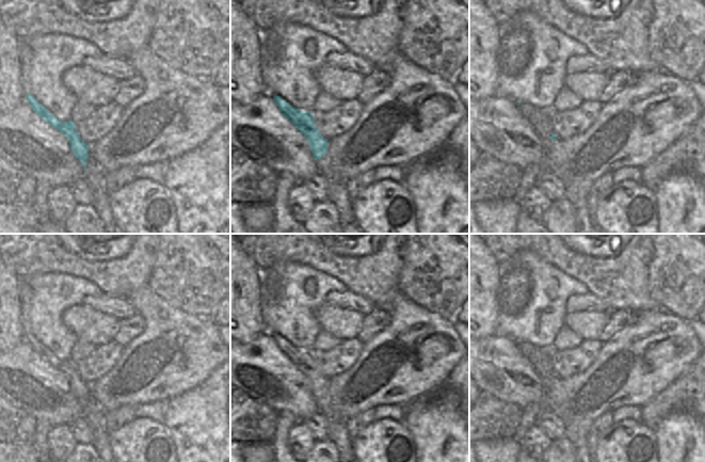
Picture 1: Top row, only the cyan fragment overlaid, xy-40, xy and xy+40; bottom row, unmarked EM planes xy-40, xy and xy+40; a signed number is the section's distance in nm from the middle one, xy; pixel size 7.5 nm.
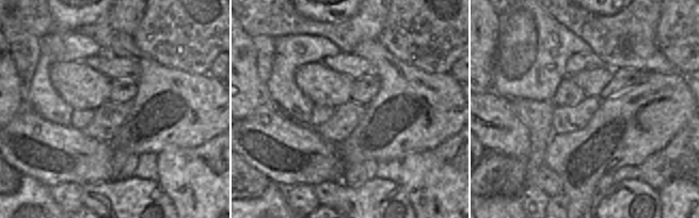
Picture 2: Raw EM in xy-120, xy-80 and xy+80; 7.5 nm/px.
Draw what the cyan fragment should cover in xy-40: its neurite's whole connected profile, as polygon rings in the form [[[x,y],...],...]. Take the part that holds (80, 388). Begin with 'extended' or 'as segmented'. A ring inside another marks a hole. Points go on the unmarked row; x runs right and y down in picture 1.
extended | [[[31,333],[27,338],[33,350],[50,365],[62,371],[68,379],[69,385],[76,397],[84,407],[84,417],[93,434],[93,445],[102,462],[114,462],[110,447],[109,432],[103,424],[105,411],[95,402],[91,396],[89,384],[80,377],[76,363],[70,359],[62,361],[58,359],[46,346],[41,344]]]

